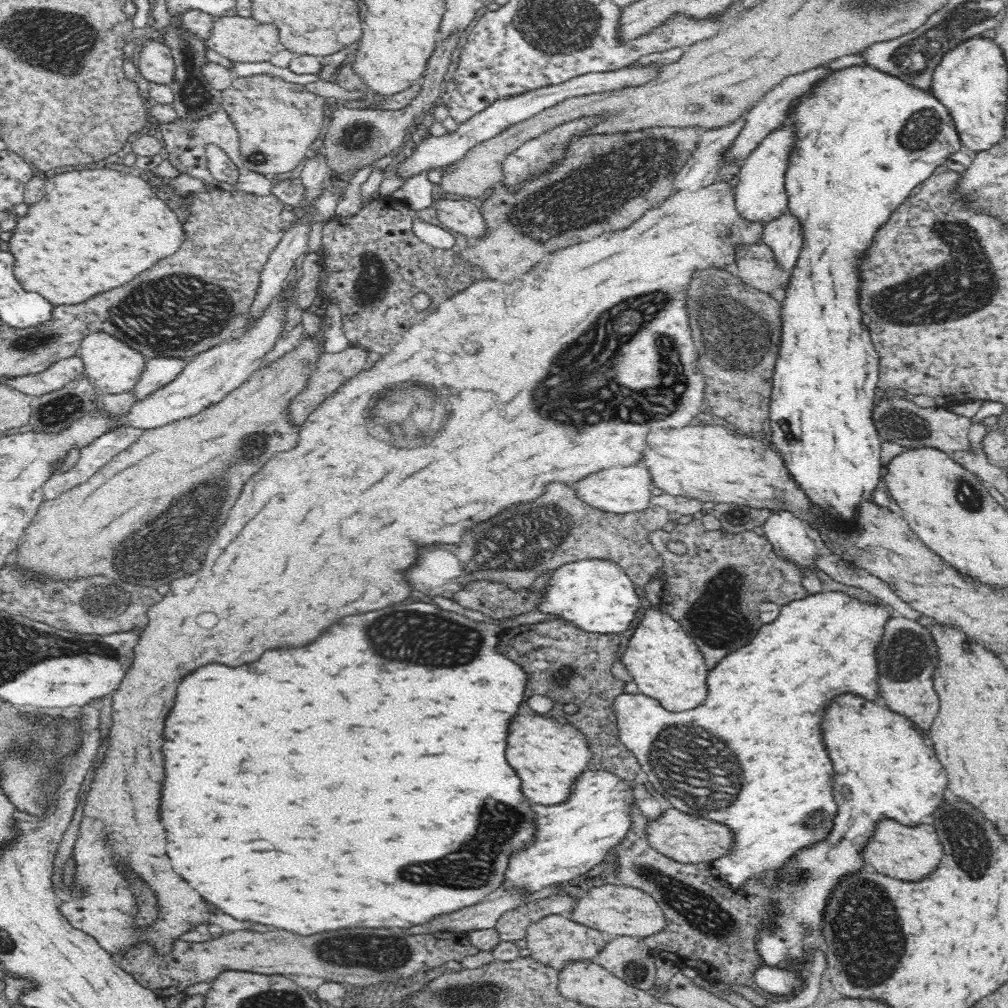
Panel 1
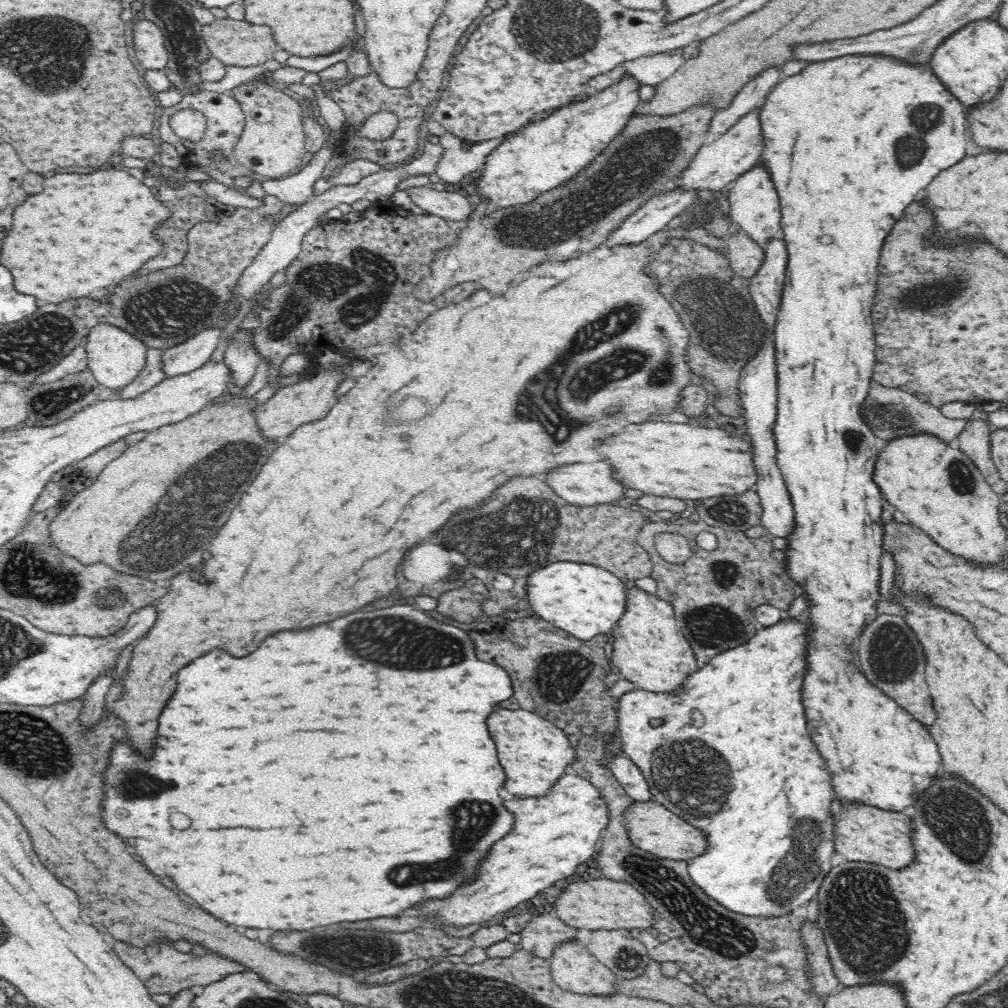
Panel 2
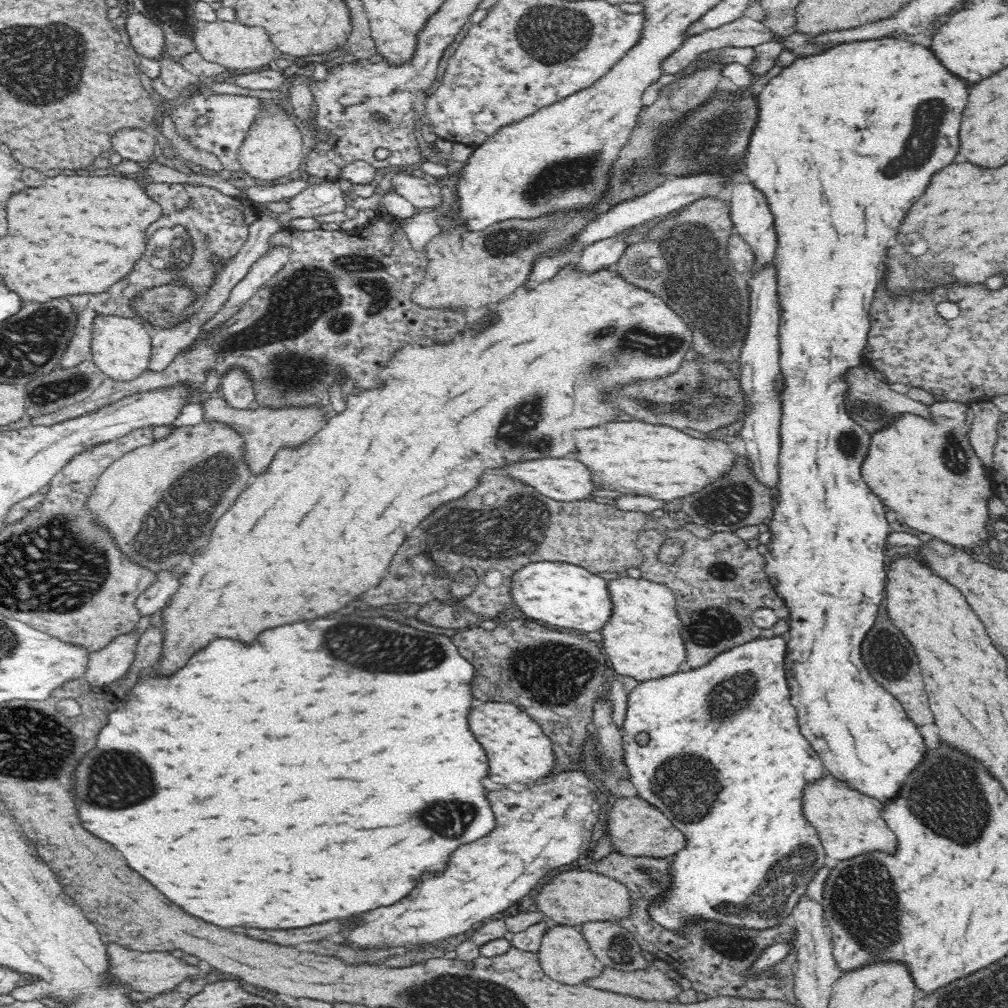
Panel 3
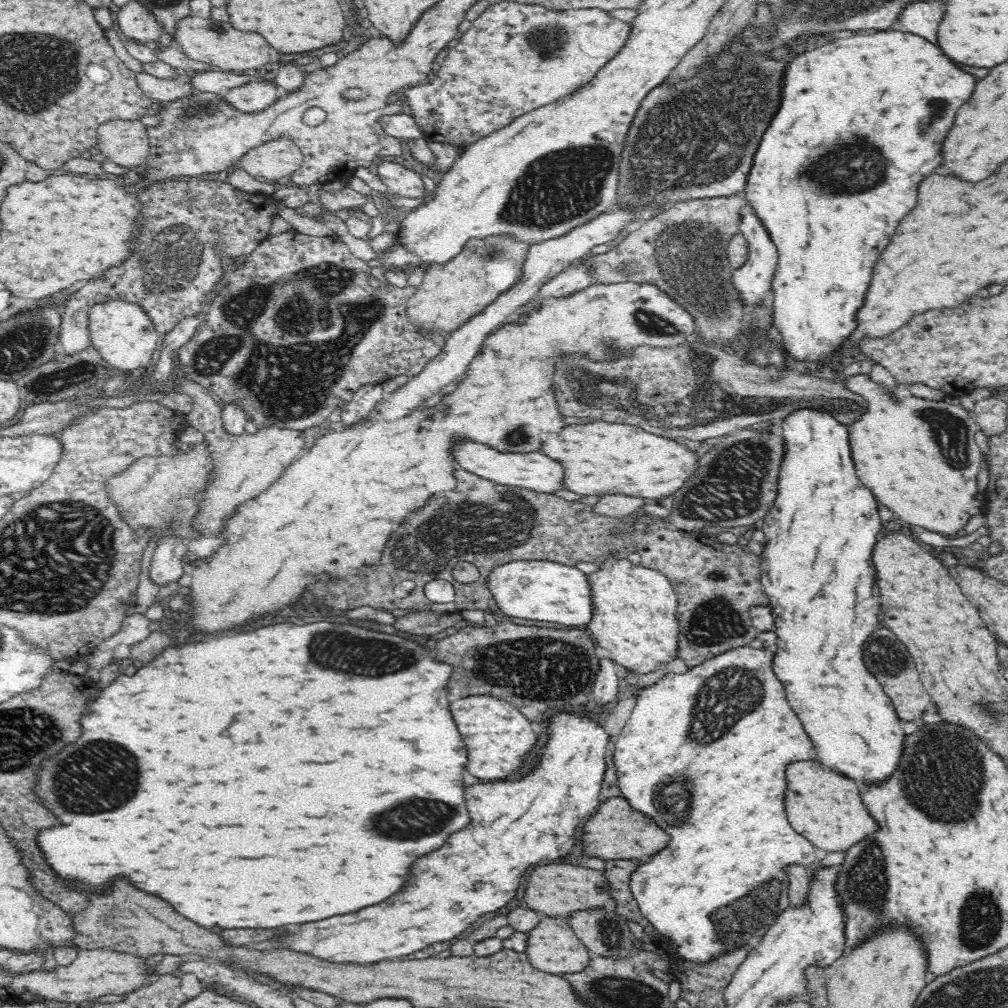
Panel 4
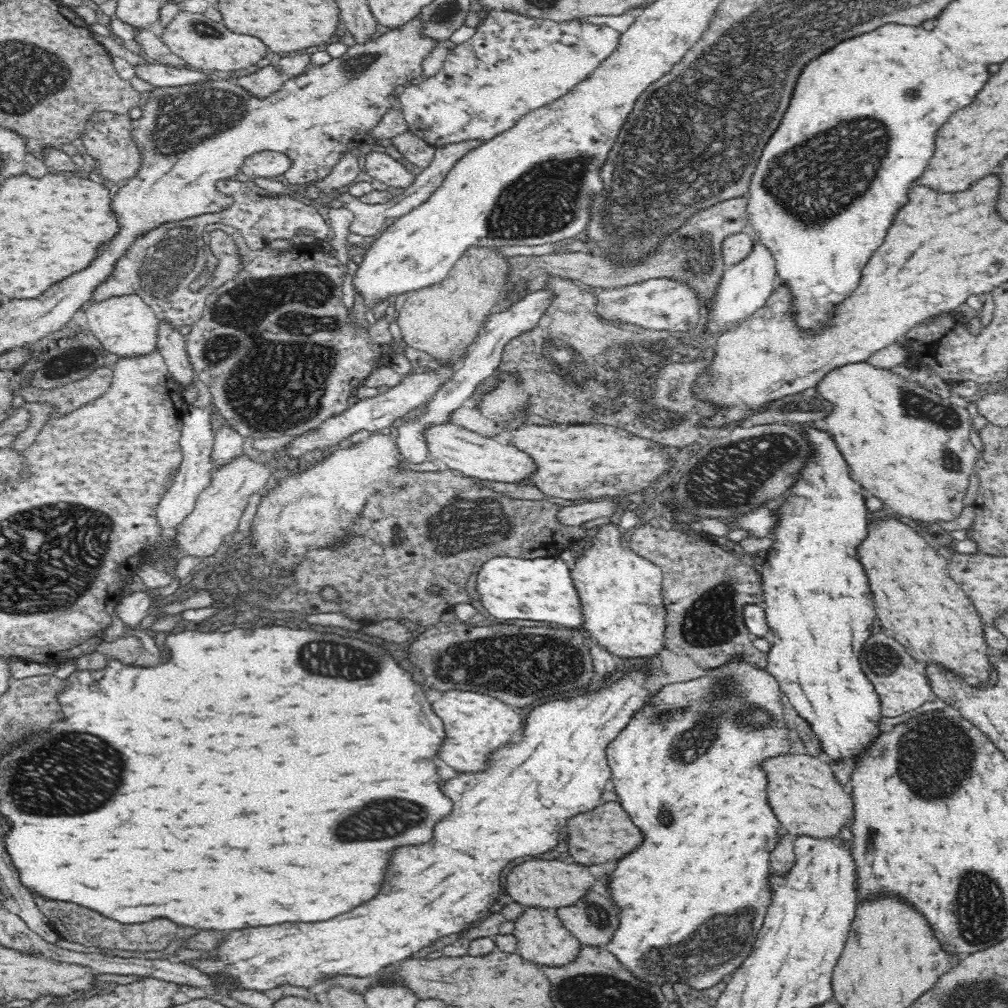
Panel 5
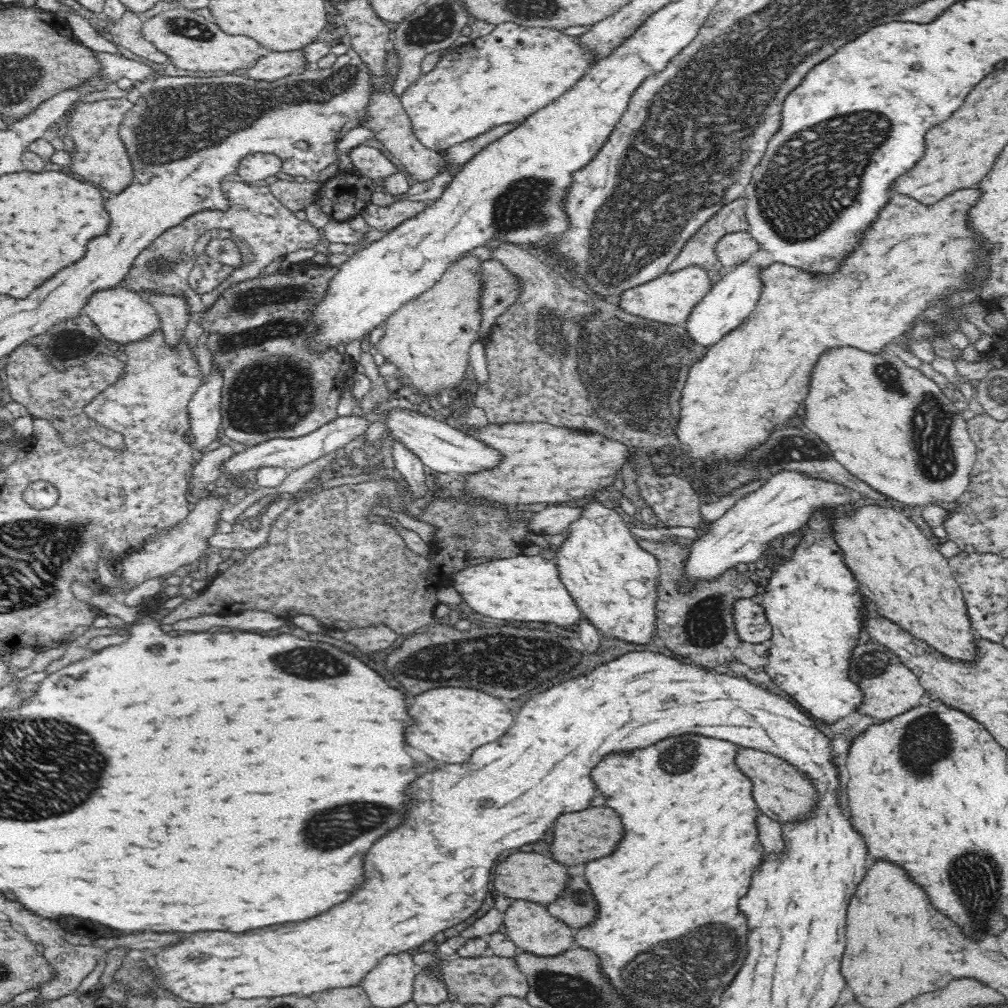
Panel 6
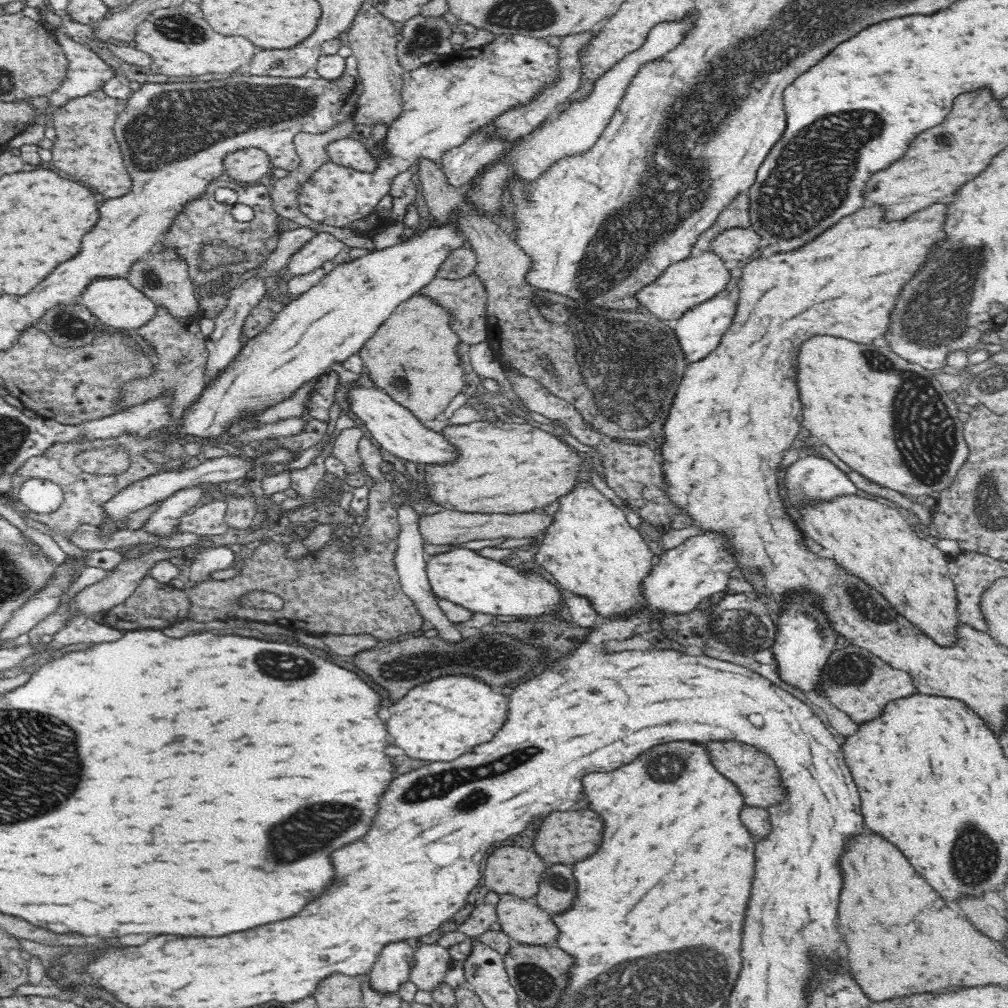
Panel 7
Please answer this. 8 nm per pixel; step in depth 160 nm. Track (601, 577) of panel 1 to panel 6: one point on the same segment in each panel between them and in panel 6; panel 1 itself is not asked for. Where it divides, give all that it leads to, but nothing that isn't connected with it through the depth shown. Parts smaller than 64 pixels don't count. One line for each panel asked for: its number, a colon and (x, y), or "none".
2: (585, 600)
3: (563, 595)
4: (549, 591)
5: (537, 588)
6: (528, 588)

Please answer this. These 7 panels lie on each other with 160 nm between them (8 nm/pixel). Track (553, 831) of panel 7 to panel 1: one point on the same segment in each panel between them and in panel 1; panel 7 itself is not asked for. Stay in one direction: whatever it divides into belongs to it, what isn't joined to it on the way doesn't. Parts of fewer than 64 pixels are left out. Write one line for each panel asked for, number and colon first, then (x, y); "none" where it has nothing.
1: (689, 839)
2: (652, 827)
3: (638, 828)
4: (618, 831)
5: (607, 833)
6: (571, 846)

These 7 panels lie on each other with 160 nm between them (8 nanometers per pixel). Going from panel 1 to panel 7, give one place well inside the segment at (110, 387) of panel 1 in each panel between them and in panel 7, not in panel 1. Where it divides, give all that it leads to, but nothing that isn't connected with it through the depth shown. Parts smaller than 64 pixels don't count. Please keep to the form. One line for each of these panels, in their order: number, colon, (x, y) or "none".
2: (115, 358)
3: (120, 347)
4: (121, 334)
5: (126, 327)
6: (122, 316)
7: (118, 304)

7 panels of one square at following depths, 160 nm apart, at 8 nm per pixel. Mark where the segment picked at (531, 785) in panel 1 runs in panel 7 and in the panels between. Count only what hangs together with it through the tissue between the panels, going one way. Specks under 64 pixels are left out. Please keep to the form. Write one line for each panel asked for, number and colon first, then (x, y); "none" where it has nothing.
2: (535, 752)
3: (521, 753)
4: (500, 738)
5: (479, 725)
6: (454, 722)
7: (454, 715)

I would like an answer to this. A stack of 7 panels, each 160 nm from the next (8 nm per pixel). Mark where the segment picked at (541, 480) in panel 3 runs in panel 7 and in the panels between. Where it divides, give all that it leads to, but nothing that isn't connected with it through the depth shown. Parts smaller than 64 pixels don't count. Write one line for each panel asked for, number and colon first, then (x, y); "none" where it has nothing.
4: (542, 474)
5: (473, 455)
6: (443, 448)
7: (397, 430)

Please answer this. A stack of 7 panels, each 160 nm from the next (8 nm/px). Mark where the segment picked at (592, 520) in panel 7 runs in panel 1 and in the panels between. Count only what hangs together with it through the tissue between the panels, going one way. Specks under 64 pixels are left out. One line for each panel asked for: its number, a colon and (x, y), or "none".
1: (666, 664)
2: (650, 650)
3: (643, 639)
4: (635, 618)
5: (621, 593)
6: (613, 581)

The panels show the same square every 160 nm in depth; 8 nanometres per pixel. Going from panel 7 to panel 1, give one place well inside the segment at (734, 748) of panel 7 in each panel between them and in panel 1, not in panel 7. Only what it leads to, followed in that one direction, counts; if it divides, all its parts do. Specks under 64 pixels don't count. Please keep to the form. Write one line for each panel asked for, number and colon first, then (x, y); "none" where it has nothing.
1: (911, 855)
2: (864, 834)
3: (849, 824)
4: (827, 808)
5: (809, 800)
6: (788, 795)

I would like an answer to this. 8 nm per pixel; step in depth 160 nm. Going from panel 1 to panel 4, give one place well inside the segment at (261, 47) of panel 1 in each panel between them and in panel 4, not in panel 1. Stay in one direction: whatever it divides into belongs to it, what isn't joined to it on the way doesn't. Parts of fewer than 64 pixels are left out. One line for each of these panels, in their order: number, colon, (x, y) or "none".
2: (234, 42)
3: (239, 48)
4: (216, 43)

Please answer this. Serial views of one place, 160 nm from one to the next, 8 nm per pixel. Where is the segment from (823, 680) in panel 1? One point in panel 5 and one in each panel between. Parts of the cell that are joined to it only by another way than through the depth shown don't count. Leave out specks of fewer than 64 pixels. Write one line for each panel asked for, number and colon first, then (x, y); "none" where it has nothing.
2: (771, 837)
3: (718, 748)
4: (705, 752)
5: (700, 791)

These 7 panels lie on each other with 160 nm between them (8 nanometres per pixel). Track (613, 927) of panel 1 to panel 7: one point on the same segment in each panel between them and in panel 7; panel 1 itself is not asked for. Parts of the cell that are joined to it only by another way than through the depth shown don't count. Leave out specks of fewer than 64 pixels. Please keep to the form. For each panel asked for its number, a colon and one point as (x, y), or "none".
2: (597, 904)
3: (573, 899)
4: (557, 891)
5: (549, 884)
6: (530, 877)
7: (516, 871)

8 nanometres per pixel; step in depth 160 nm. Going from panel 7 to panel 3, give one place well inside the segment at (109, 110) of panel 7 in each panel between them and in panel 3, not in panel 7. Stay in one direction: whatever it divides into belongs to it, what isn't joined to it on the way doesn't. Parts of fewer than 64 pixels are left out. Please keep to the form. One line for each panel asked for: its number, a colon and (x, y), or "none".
3: (132, 144)
4: (126, 143)
5: (108, 139)
6: (100, 155)

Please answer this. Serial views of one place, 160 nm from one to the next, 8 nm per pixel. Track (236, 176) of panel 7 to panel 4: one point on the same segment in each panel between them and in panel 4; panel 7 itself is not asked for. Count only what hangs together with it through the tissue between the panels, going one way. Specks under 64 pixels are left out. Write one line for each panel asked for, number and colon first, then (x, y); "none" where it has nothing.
4: (280, 156)
5: (267, 164)
6: (259, 166)

